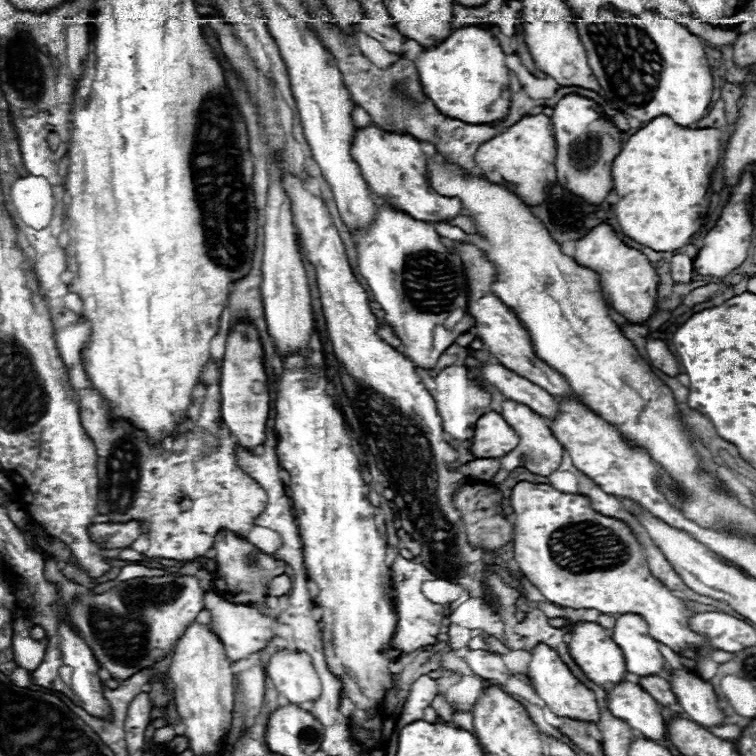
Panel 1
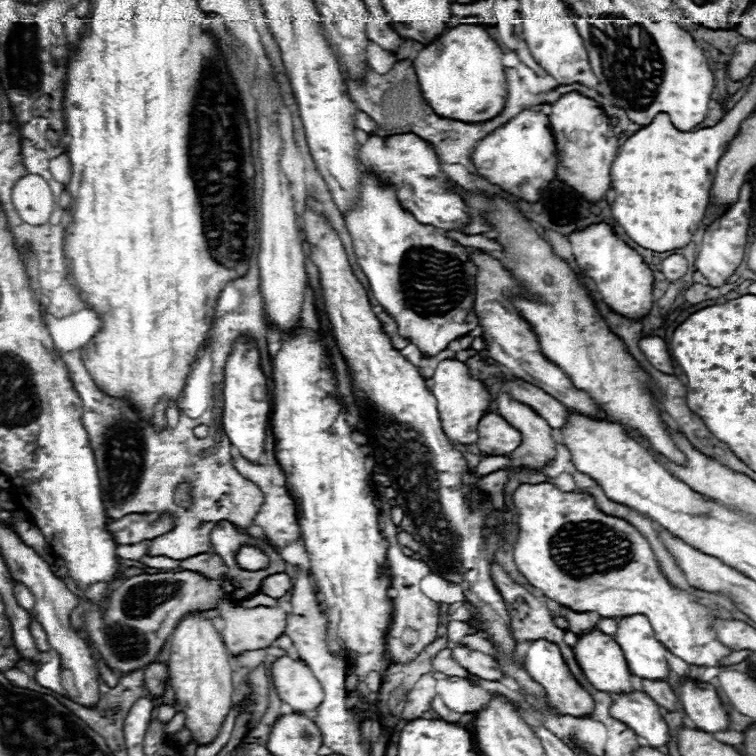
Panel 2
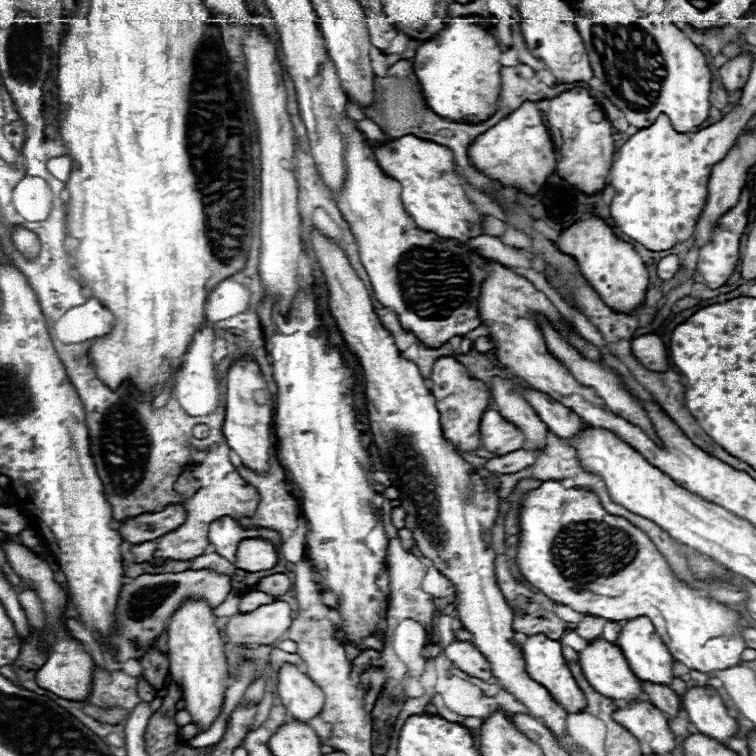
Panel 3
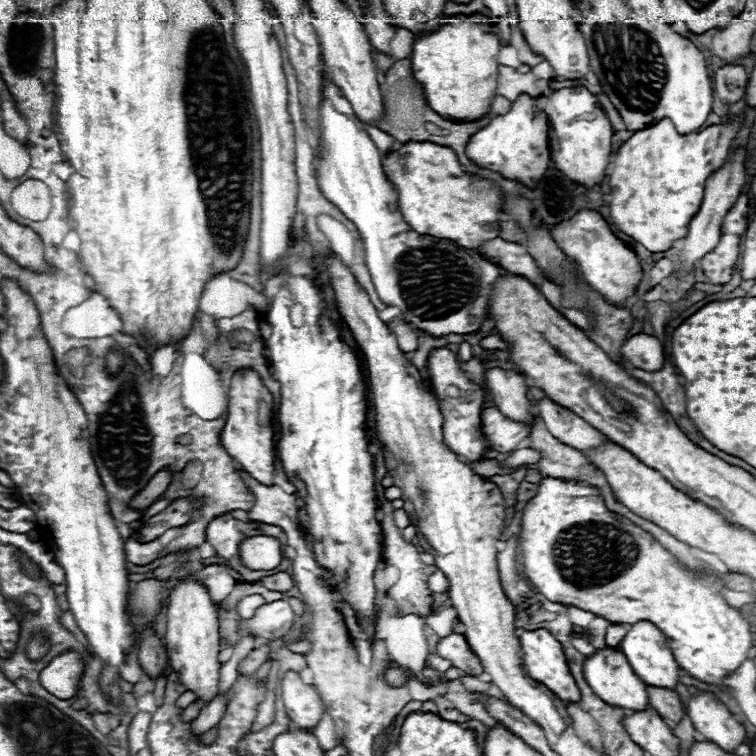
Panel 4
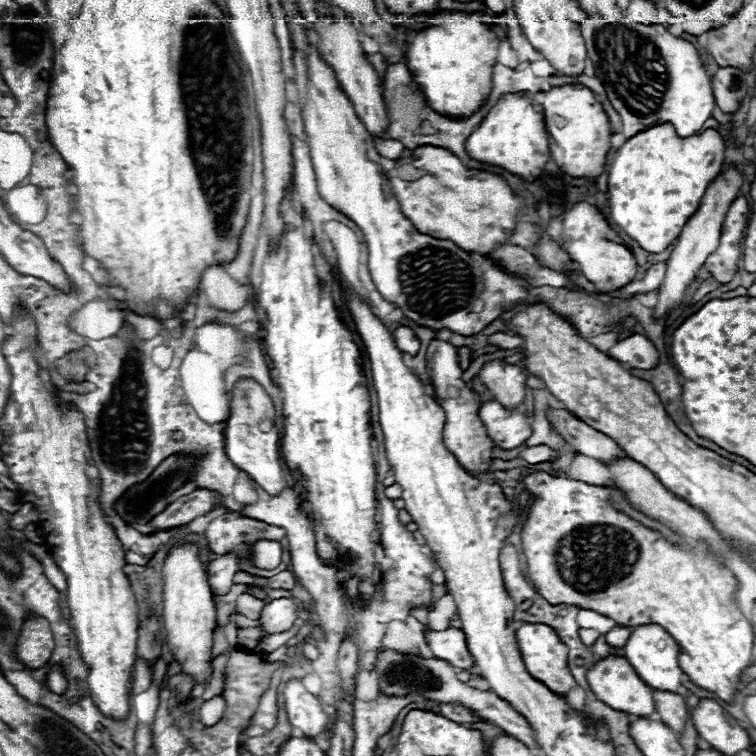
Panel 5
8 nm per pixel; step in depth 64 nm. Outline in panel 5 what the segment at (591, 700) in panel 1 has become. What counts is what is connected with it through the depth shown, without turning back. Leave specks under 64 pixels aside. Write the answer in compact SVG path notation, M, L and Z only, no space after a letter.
M520 622L520 626L516 628L516 640L518 640L518 648L522 654L524 666L532 678L544 682L552 692L562 694L562 696L568 692L570 686L576 684L570 674L570 668L568 668L568 646L560 640L560 636L556 634L554 628L550 628L548 624Z

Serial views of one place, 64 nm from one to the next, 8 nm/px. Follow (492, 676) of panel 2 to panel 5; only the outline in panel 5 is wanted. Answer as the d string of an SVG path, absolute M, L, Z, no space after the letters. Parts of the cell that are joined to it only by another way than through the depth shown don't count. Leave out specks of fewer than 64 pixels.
M426 628L424 640L426 640L426 644L430 646L430 650L436 658L446 660L452 666L462 668L462 670L474 668L474 660L468 652L466 638L464 638L464 632L460 628L446 628L446 630L440 630L440 632Z

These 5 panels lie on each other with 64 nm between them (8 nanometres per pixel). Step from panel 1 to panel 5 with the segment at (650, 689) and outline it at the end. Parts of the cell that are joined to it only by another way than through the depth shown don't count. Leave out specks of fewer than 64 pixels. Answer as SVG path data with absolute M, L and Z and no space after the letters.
M652 690L652 694L654 694L654 704L656 704L658 718L668 728L672 728L676 734L682 734L682 730L686 726L686 720L688 720L688 714L690 714L682 696L672 694L672 692L656 692L656 690Z

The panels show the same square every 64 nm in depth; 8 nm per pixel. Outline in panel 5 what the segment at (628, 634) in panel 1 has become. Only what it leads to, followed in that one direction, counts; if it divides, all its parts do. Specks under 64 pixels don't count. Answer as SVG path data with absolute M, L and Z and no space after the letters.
M646 624L644 628L634 628L632 636L622 646L622 650L624 650L624 658L632 664L636 674L650 688L656 688L662 692L674 692L674 694L680 692L684 672L678 664L678 644L676 644L676 640L672 640L672 636L668 636L668 632L664 632L664 628L660 628L656 624Z

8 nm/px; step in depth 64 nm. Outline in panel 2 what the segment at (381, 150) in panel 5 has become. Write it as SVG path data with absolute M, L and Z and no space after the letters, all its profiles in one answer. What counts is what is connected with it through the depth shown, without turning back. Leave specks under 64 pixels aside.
M358 112L358 114L354 116L354 126L360 128L360 130L364 130L366 134L378 134L376 122L374 122L368 114L364 114L364 112Z

